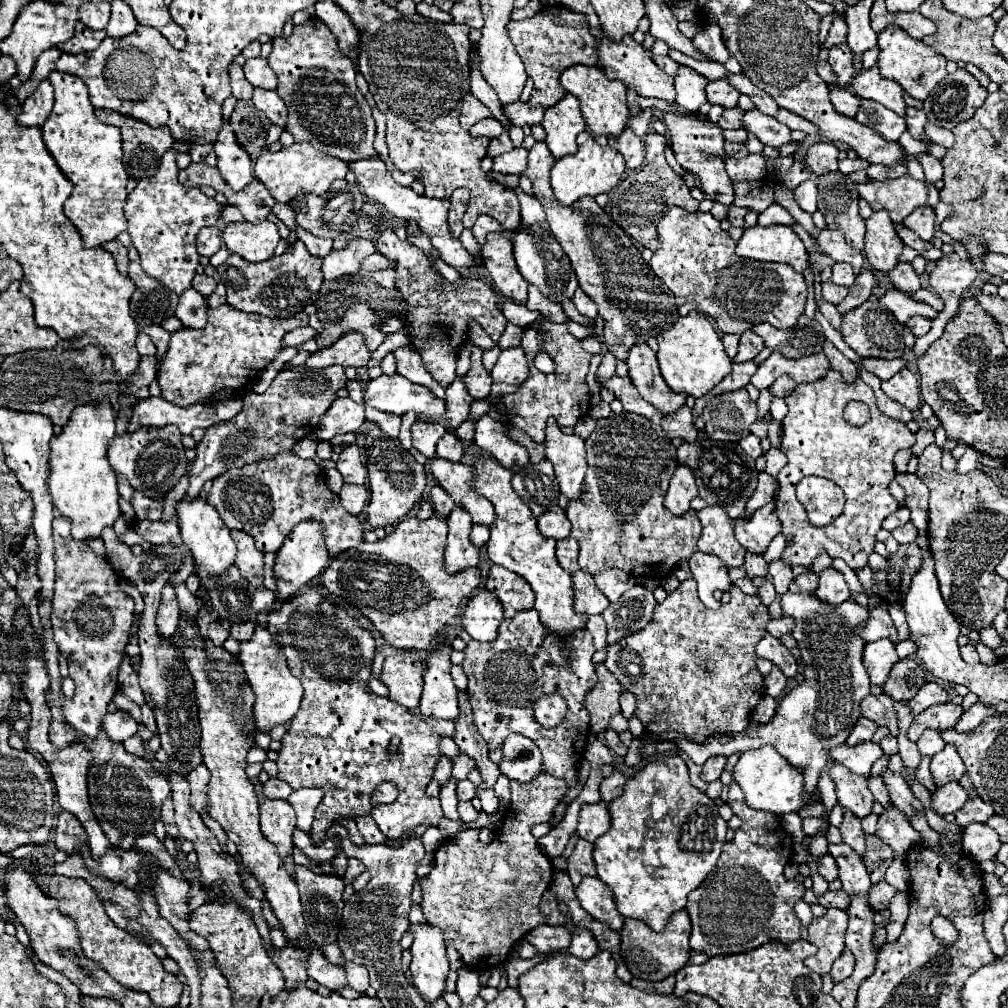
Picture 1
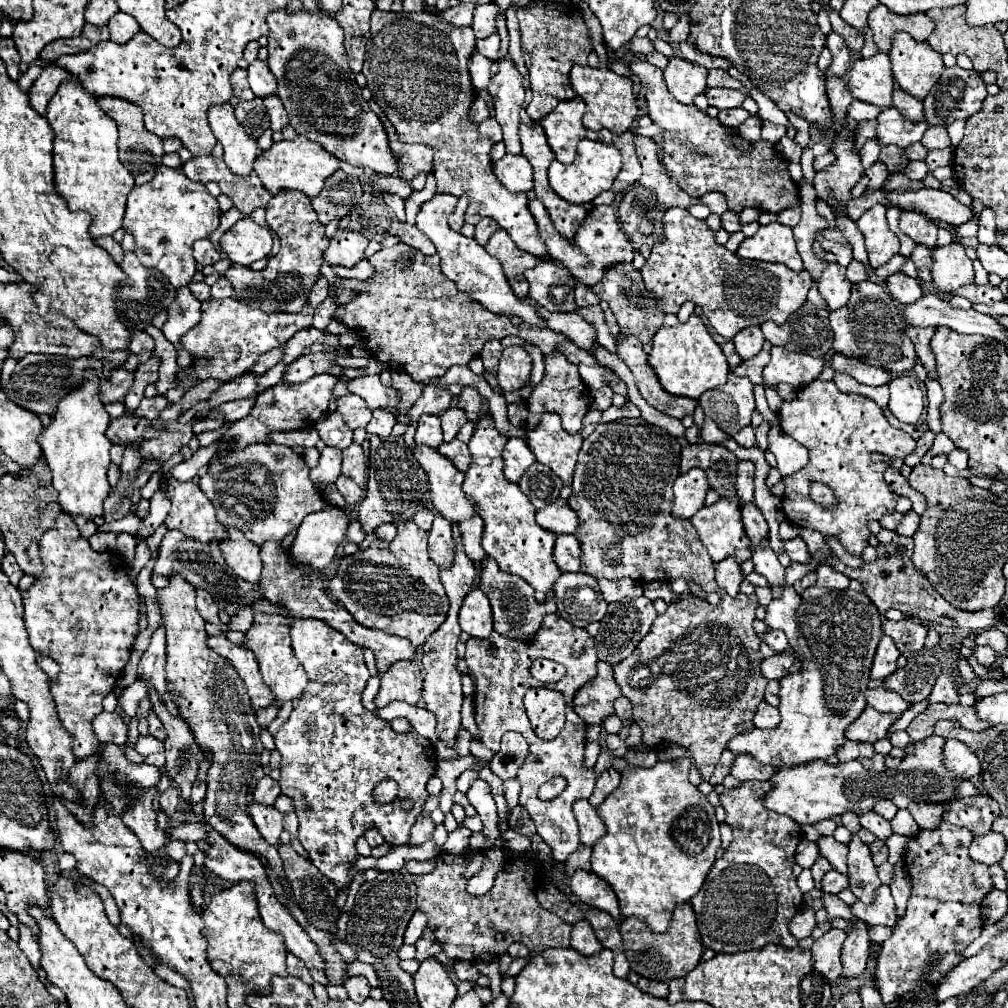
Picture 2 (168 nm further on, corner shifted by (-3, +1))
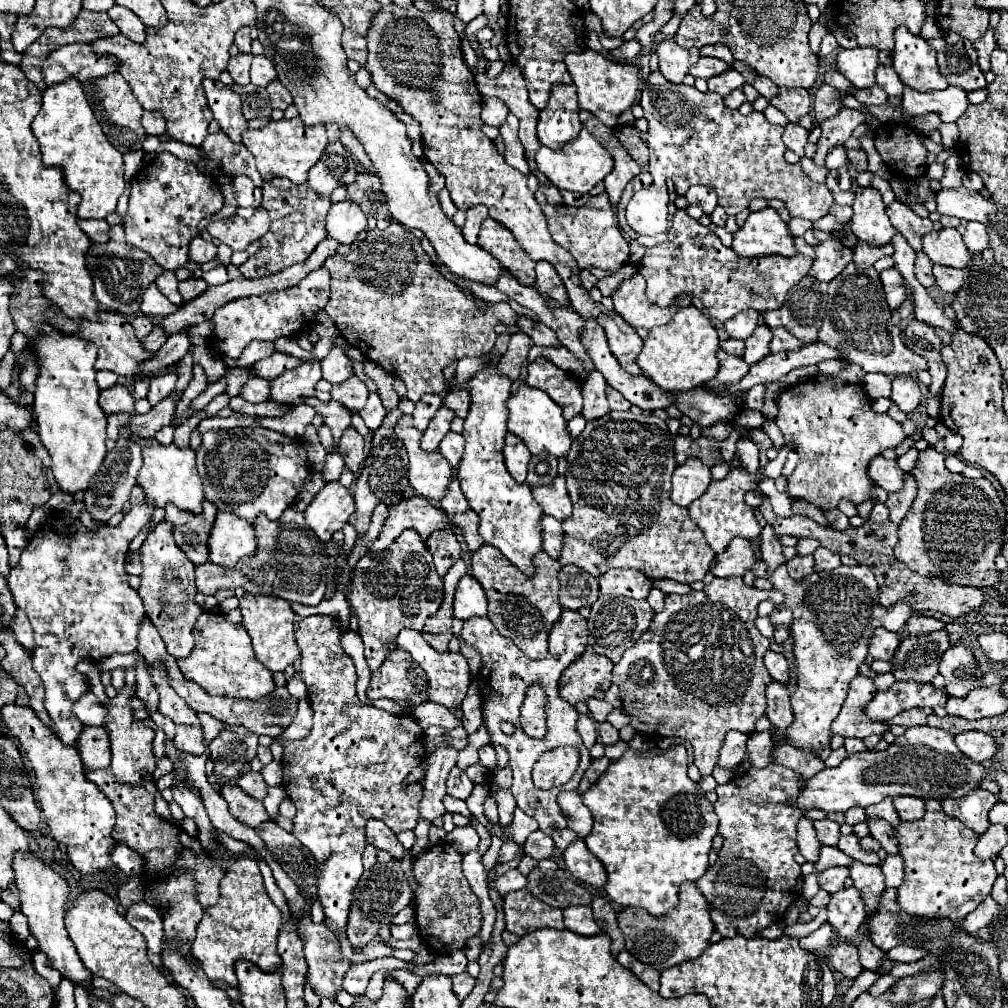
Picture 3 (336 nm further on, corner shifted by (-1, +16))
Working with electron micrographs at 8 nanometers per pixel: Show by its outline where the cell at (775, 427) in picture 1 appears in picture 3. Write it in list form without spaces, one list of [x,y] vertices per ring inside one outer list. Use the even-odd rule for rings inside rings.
[[[788,446],[780,448],[780,450],[778,450],[778,458],[772,460],[772,462],[768,462],[766,466],[758,468],[756,476],[750,476],[742,466],[732,468],[730,474],[728,474],[724,480],[712,482],[712,484],[708,486],[708,490],[706,490],[698,500],[694,500],[694,502],[690,504],[688,510],[690,510],[692,520],[702,528],[702,532],[704,532],[708,544],[712,546],[712,550],[714,550],[716,554],[724,552],[726,546],[730,544],[730,540],[736,538],[736,536],[754,540],[754,538],[760,534],[762,528],[760,528],[760,524],[758,524],[758,520],[756,520],[756,516],[754,516],[754,510],[744,502],[744,494],[750,492],[750,490],[754,490],[762,478],[772,478],[772,480],[778,478],[790,450],[792,450],[792,448],[788,448]]]

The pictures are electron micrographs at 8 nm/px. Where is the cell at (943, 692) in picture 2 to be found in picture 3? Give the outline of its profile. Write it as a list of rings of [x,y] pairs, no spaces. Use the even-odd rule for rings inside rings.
[[[964,644],[950,646],[940,658],[940,674],[946,678],[946,690],[950,696],[964,698],[970,690],[982,686],[984,672],[978,668],[972,648]]]

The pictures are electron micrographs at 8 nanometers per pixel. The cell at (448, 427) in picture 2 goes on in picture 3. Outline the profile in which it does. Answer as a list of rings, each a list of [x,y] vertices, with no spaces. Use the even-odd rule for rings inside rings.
[[[444,406],[434,414],[434,418],[430,420],[430,424],[428,424],[428,428],[420,440],[420,448],[424,452],[436,452],[438,450],[440,440],[450,432],[450,422],[454,416],[456,414],[452,414],[452,410],[444,408]]]

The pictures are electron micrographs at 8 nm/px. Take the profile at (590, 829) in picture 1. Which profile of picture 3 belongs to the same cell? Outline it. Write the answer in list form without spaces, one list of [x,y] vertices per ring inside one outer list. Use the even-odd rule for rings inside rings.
[[[576,790],[570,792],[560,792],[558,794],[558,804],[562,814],[566,816],[566,824],[570,830],[574,830],[580,838],[586,838],[592,830],[592,816],[590,810],[582,804],[582,796]]]

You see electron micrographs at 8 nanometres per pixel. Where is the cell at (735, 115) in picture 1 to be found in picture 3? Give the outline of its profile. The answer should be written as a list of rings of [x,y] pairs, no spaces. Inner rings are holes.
[[[736,88],[734,92],[730,92],[728,96],[724,96],[724,104],[728,108],[738,108],[740,104],[746,102],[746,96],[744,96],[744,90],[742,88]]]

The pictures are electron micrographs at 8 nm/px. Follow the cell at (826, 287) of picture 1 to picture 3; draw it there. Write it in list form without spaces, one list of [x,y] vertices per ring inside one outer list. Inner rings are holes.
[[[836,240],[818,242],[814,246],[814,262],[810,268],[810,276],[814,276],[820,282],[834,280],[848,262],[852,262],[852,248],[846,248],[844,244]]]

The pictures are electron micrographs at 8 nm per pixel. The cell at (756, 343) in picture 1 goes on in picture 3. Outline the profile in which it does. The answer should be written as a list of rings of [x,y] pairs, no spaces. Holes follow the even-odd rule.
[[[752,310],[740,312],[732,320],[726,320],[724,322],[724,330],[728,332],[730,338],[746,340],[754,332],[754,328],[758,324],[758,318],[760,318],[760,314],[758,312],[752,312]]]

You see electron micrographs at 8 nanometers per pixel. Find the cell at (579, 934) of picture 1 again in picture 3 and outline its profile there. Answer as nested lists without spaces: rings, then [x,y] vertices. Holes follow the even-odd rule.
[[[570,906],[564,910],[564,924],[568,930],[582,934],[582,936],[594,936],[600,932],[598,924],[592,918],[590,906]]]

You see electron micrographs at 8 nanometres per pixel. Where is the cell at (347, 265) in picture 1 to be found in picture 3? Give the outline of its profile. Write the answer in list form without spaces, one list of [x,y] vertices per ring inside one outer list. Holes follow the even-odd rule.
[[[342,200],[332,204],[328,212],[328,238],[338,240],[340,244],[352,244],[356,240],[356,234],[360,234],[366,228],[366,214],[360,210],[360,206],[352,200]]]

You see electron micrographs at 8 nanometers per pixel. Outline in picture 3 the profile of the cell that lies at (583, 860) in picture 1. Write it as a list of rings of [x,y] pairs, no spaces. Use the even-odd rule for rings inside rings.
[[[562,828],[562,830],[556,830],[556,832],[552,834],[552,840],[554,840],[556,848],[560,848],[560,850],[566,850],[566,846],[572,844],[576,838],[578,838],[578,836],[576,836],[570,828]]]

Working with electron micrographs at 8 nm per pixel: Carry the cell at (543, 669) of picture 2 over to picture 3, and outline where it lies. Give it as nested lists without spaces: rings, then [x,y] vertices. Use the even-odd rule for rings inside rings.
[[[484,544],[478,552],[472,554],[472,576],[482,584],[488,596],[488,618],[496,630],[510,638],[528,658],[540,660],[548,656],[548,634],[562,612],[557,576],[562,566],[544,551],[536,554],[533,563],[534,576],[526,576],[514,564],[508,564],[508,560],[500,556],[498,548]]]

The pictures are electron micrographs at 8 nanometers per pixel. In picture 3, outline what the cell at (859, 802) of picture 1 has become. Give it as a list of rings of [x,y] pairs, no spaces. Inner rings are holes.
[[[874,820],[874,822],[868,822],[868,828],[870,828],[870,834],[880,842],[880,846],[884,848],[884,852],[888,856],[892,854],[898,854],[898,842],[894,838],[894,828],[888,828],[888,824],[884,824],[882,820]]]

